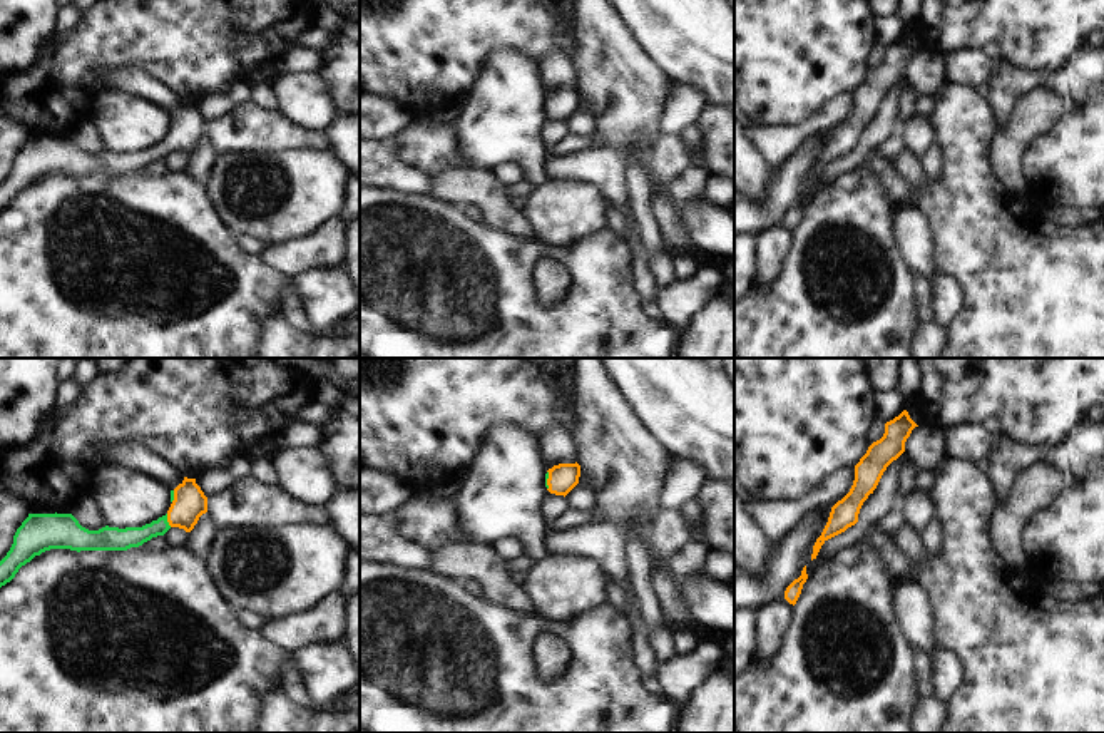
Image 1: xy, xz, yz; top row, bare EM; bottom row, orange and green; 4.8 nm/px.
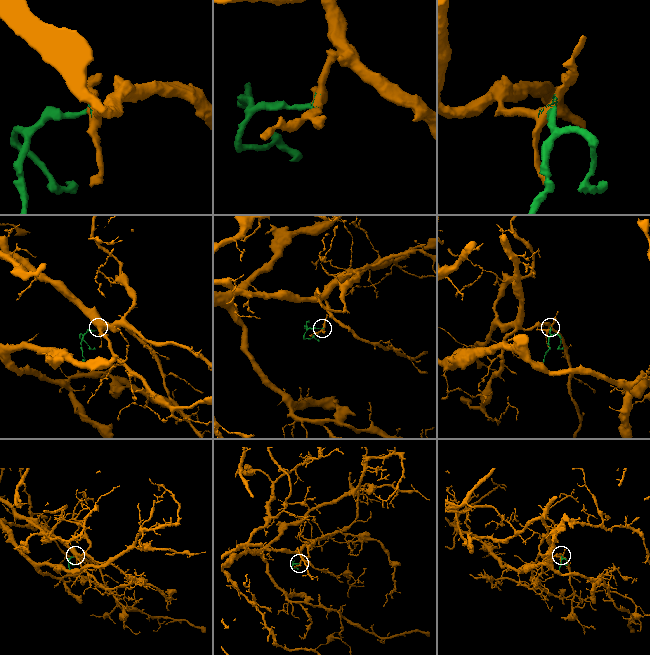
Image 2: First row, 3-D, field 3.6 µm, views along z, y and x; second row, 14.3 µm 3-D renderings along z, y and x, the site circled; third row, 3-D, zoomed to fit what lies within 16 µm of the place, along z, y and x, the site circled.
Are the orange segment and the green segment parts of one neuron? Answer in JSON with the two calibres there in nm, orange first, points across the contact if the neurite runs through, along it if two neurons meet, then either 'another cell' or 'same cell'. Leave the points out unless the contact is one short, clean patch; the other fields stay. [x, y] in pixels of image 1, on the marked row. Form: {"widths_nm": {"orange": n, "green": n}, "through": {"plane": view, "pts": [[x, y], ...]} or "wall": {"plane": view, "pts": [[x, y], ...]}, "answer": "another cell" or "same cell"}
{"widths_nm": {"orange": 160, "green": 110}, "through": {"plane": "xy", "pts": [[189, 502], [168, 521], [143, 534], [119, 539]]}, "answer": "same cell"}

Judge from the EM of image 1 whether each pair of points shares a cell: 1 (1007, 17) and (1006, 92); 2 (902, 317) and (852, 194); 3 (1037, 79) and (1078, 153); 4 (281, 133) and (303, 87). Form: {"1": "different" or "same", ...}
{"1": "different", "2": "same", "3": "same", "4": "different"}

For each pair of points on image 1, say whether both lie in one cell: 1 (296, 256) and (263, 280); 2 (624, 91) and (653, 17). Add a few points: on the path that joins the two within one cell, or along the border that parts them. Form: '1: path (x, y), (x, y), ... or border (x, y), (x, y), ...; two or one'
1: border (261, 256), (268, 265), (293, 280); two
2: border (621, 17), (634, 39), (666, 74); two

